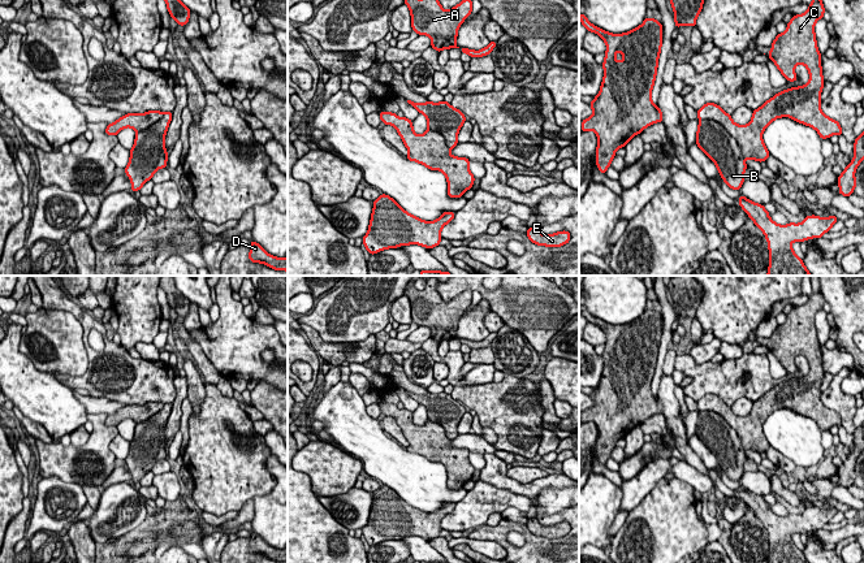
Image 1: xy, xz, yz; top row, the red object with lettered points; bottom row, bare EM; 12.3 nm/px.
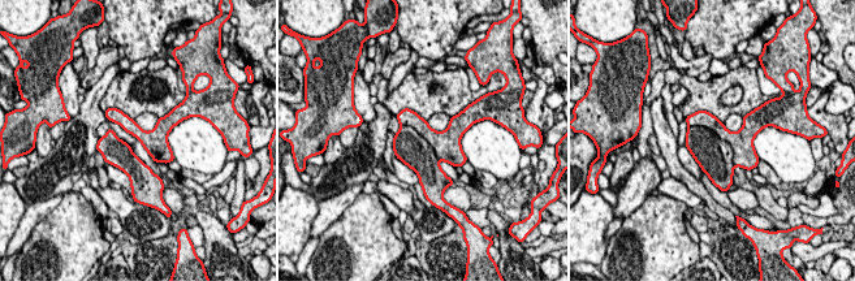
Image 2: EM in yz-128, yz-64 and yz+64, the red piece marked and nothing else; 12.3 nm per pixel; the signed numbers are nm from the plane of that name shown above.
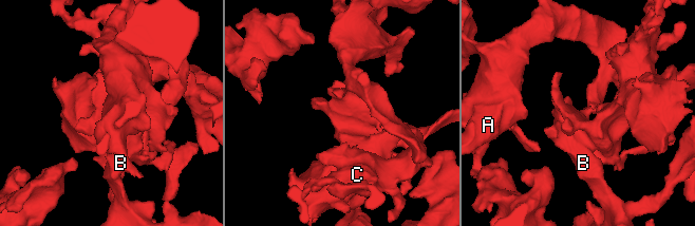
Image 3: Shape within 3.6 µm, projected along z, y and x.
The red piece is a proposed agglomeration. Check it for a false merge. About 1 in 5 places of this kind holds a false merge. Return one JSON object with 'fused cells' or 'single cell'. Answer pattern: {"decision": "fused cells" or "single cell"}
{"decision": "single cell"}

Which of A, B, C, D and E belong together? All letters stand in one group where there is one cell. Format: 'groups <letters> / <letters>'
groups A B C D E

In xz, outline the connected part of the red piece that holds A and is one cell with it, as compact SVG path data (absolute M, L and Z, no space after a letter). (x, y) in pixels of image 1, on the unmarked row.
M431 277L424 290L407 286L403 295L410 299L412 322L428 326L431 338L437 343L459 339L455 334L458 320L472 303L472 291L465 290L450 302L445 302L437 291L439 280Z

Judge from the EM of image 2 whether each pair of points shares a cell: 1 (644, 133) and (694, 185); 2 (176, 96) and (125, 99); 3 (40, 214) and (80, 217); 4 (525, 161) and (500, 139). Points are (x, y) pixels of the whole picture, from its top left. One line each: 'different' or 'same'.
1: different
2: same
3: different
4: different

